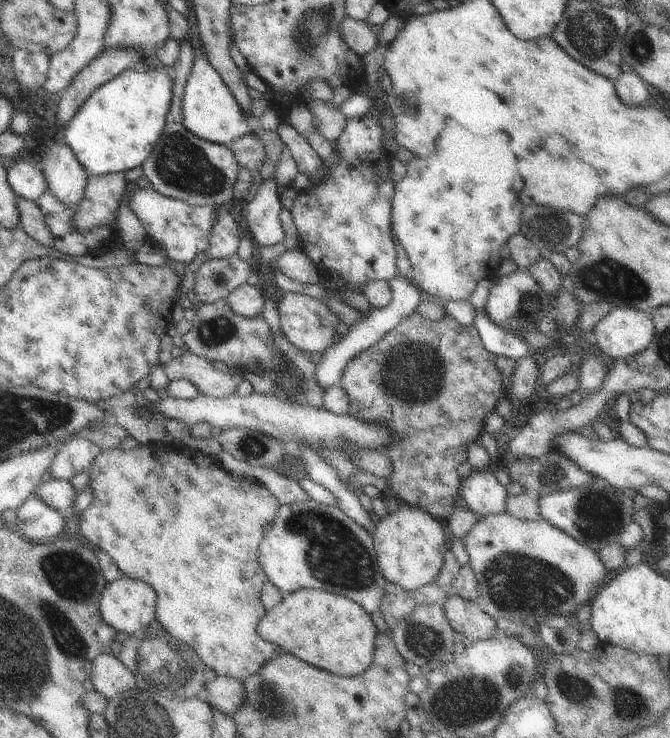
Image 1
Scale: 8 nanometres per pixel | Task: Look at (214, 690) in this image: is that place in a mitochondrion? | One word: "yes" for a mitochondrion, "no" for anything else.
no

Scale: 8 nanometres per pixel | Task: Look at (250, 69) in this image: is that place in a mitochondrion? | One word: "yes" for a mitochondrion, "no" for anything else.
no

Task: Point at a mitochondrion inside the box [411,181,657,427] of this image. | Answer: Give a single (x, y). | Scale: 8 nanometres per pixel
(604, 278)

